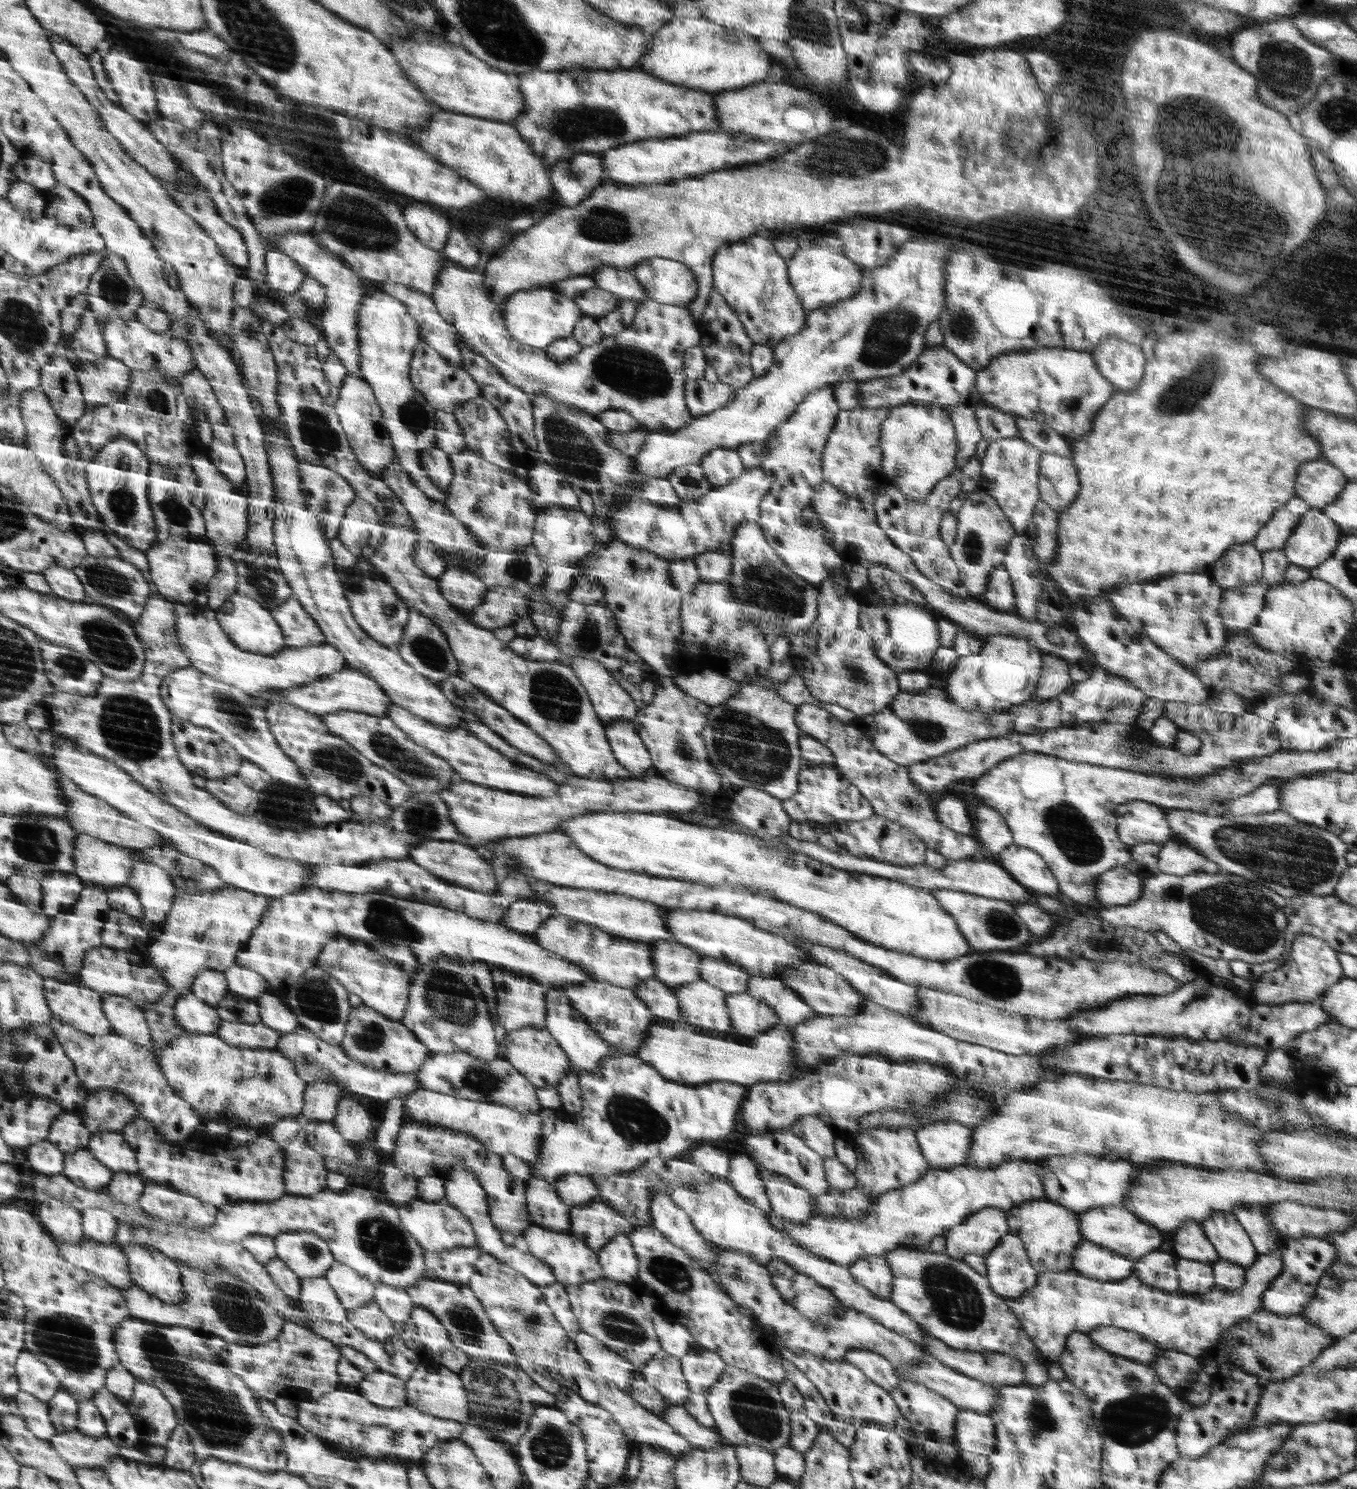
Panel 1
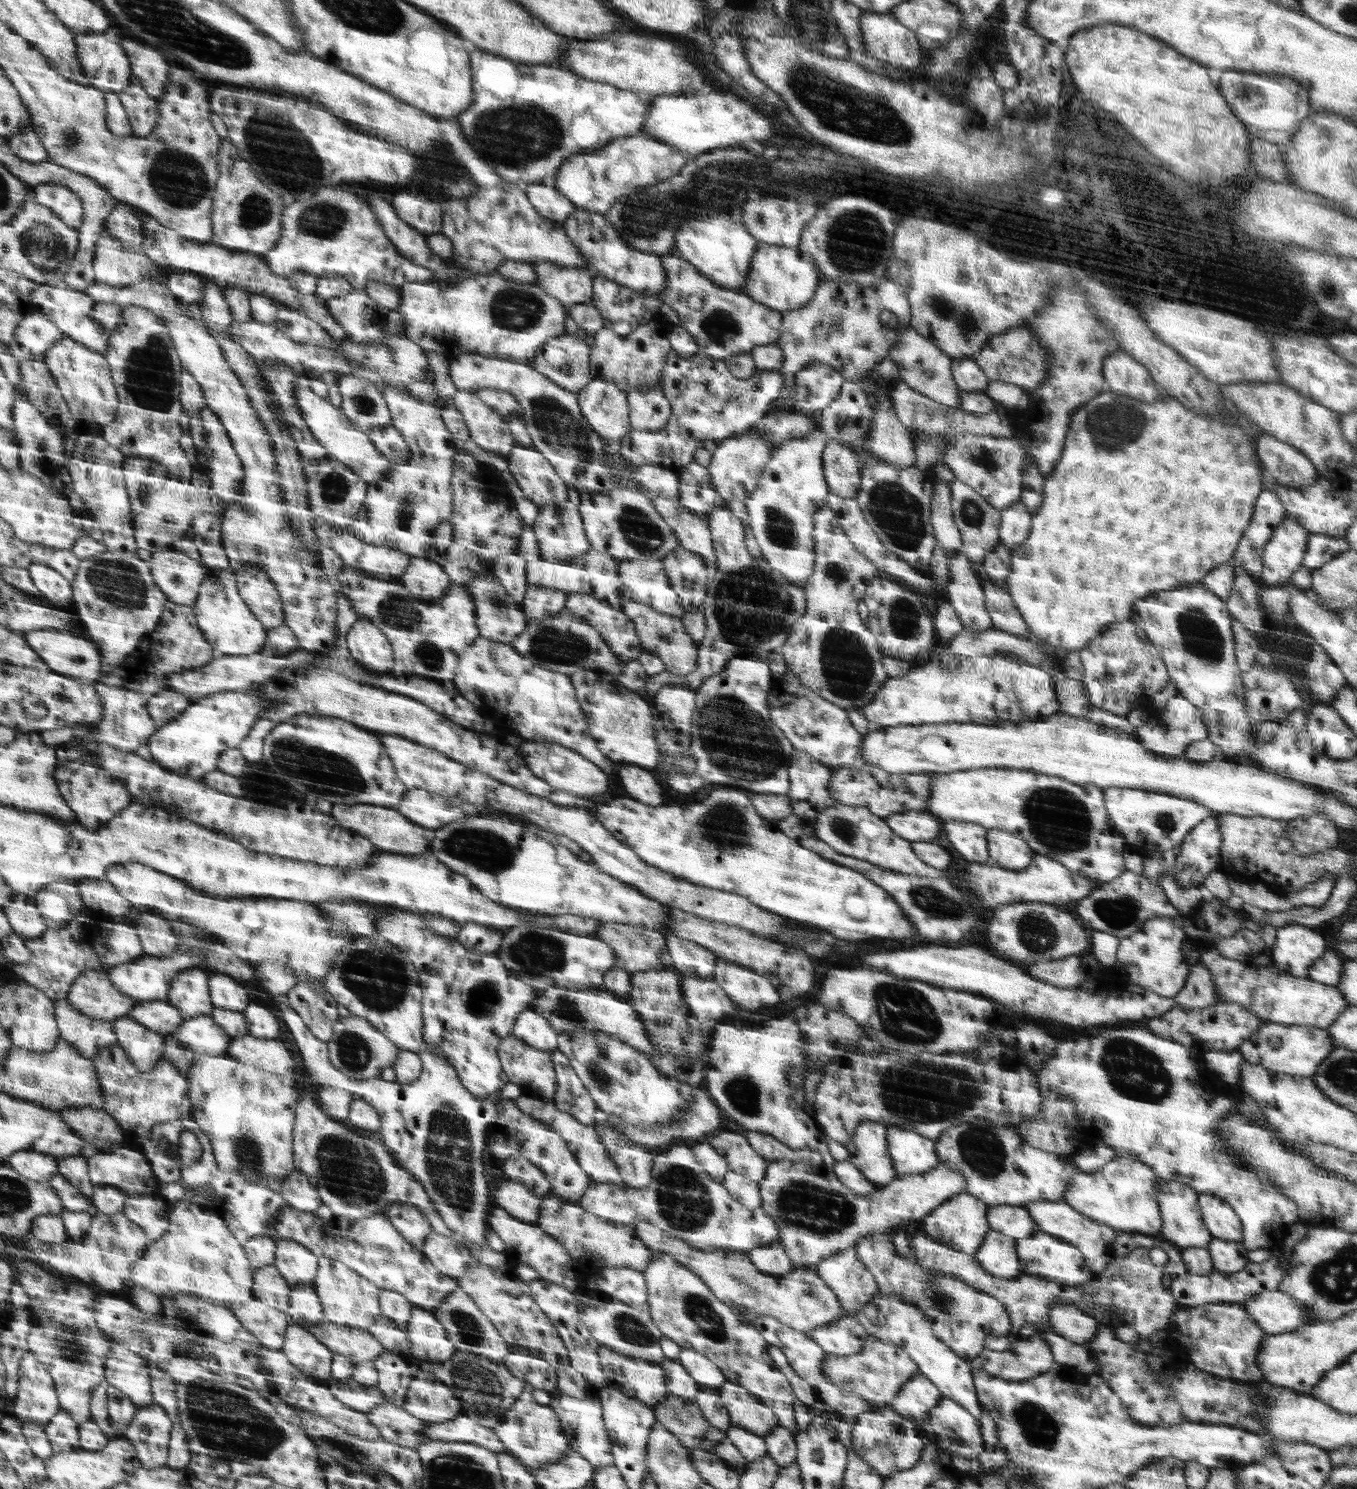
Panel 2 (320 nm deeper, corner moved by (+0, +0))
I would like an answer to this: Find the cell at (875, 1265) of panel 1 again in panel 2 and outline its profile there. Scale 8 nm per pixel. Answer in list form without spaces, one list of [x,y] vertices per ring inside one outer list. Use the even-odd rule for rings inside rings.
[[[855,1249],[841,1250],[834,1256],[826,1257],[815,1265],[814,1269],[826,1283],[826,1286],[837,1292],[837,1297],[840,1299],[841,1307],[845,1310],[846,1315],[854,1315],[857,1312],[861,1312],[879,1292],[874,1275],[870,1274],[865,1263],[858,1259]]]

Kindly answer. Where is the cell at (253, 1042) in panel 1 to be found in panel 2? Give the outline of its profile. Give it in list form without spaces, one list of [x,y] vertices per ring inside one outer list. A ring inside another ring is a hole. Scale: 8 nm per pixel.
[[[212,1015],[190,1017],[180,1030],[172,1034],[180,1043],[194,1050],[197,1054],[225,1055],[235,1038],[226,1033]]]

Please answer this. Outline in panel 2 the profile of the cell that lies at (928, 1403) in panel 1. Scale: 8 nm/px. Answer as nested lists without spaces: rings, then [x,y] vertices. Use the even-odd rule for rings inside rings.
[[[918,1371],[897,1394],[892,1408],[904,1418],[914,1418],[914,1422],[923,1424],[925,1418],[929,1417],[929,1410],[933,1409],[943,1397],[938,1387]]]

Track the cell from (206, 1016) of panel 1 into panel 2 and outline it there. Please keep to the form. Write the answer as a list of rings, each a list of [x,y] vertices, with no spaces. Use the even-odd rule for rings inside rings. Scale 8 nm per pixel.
[[[142,1001],[128,1016],[138,1023],[157,1031],[164,1036],[174,1034],[186,1024],[189,1018],[180,1011],[180,1008],[167,1001]]]

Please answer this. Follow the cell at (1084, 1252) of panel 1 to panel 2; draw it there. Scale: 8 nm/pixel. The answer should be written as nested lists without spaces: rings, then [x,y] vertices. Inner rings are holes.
[[[1038,1232],[1028,1238],[1017,1239],[1017,1254],[1020,1256],[1021,1272],[1026,1275],[1074,1287],[1093,1279],[1091,1268],[1081,1250],[1069,1241],[1052,1234]]]

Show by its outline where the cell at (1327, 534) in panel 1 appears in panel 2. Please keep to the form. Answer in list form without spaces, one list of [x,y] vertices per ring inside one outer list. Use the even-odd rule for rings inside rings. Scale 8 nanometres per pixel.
[[[1286,516],[1264,548],[1263,568],[1258,574],[1260,584],[1265,588],[1284,585],[1293,572],[1303,566],[1310,536],[1311,533],[1298,523],[1297,518]]]

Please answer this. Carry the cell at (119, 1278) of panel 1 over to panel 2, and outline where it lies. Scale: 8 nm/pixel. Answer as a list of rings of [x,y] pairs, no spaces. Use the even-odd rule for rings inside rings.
[[[189,1198],[173,1206],[169,1232],[152,1243],[133,1268],[129,1287],[142,1286],[159,1295],[175,1298],[181,1292],[199,1294],[230,1309],[233,1304],[252,1299],[253,1271],[244,1247],[226,1228],[219,1214]]]

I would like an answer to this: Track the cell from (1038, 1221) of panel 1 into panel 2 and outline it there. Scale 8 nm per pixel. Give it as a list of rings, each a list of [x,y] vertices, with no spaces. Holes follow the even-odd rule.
[[[996,1205],[988,1210],[989,1227],[996,1232],[1021,1239],[1035,1235],[1039,1226],[1021,1205]]]

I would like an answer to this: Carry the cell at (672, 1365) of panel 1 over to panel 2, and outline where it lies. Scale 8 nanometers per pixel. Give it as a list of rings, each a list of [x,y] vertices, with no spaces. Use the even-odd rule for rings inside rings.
[[[672,1359],[666,1360],[660,1366],[663,1370],[668,1394],[683,1399],[693,1399],[700,1392],[700,1384],[678,1360],[676,1362],[672,1362]]]

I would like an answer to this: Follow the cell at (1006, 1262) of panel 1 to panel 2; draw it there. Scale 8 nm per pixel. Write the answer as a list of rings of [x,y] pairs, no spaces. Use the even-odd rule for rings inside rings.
[[[990,1229],[975,1257],[991,1275],[998,1278],[1009,1279],[1023,1274],[1017,1254],[1017,1239],[1010,1235]]]

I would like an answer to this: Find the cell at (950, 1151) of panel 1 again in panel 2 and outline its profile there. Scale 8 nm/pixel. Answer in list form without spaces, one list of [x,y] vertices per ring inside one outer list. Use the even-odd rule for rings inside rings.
[[[892,1125],[888,1126],[888,1135],[890,1158],[898,1177],[926,1173],[937,1168],[938,1148],[934,1140],[917,1131]]]

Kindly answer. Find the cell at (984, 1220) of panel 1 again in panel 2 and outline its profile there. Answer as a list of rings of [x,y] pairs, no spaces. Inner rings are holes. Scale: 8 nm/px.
[[[968,1193],[957,1194],[952,1200],[948,1200],[938,1209],[934,1209],[928,1217],[923,1218],[924,1230],[927,1234],[954,1250],[962,1251],[969,1255],[975,1255],[985,1240],[986,1233],[991,1229],[988,1221],[989,1205],[981,1199]]]

